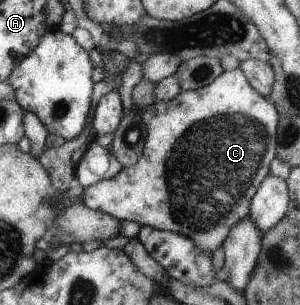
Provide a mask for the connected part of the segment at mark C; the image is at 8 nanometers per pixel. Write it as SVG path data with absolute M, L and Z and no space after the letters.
M229 69L223 71L213 82L197 90L183 91L175 98L168 101L157 101L142 111L142 117L146 124L146 143L141 153L141 158L131 166L122 169L111 178L100 180L91 186L85 187L81 196L81 203L87 208L101 211L117 218L120 221L135 221L141 226L147 225L153 229L162 231L173 231L181 233L191 238L191 240L204 252L210 255L222 246L227 238L229 231L239 222L250 214L250 202L253 195L257 192L259 185L265 177L270 174L270 162L276 156L277 127L280 114L277 107L267 97L259 94L255 90L249 79L245 76L243 69Z

